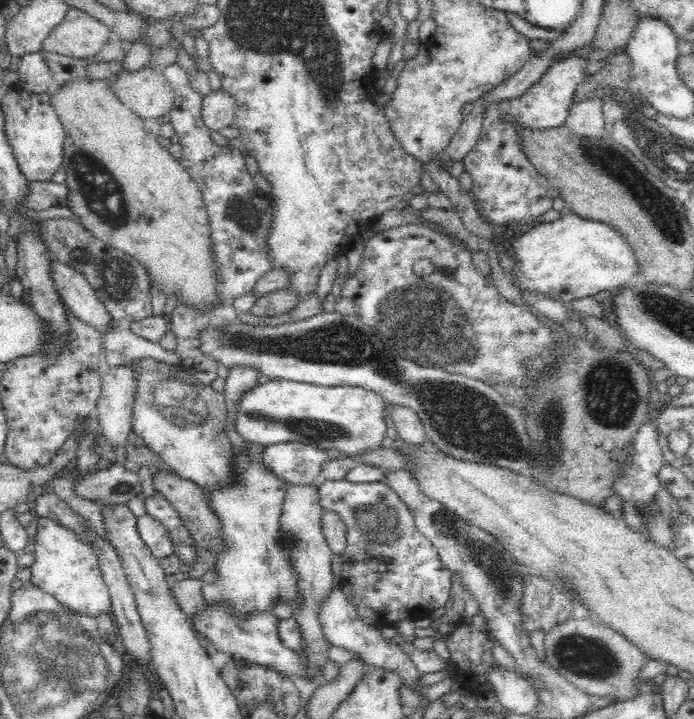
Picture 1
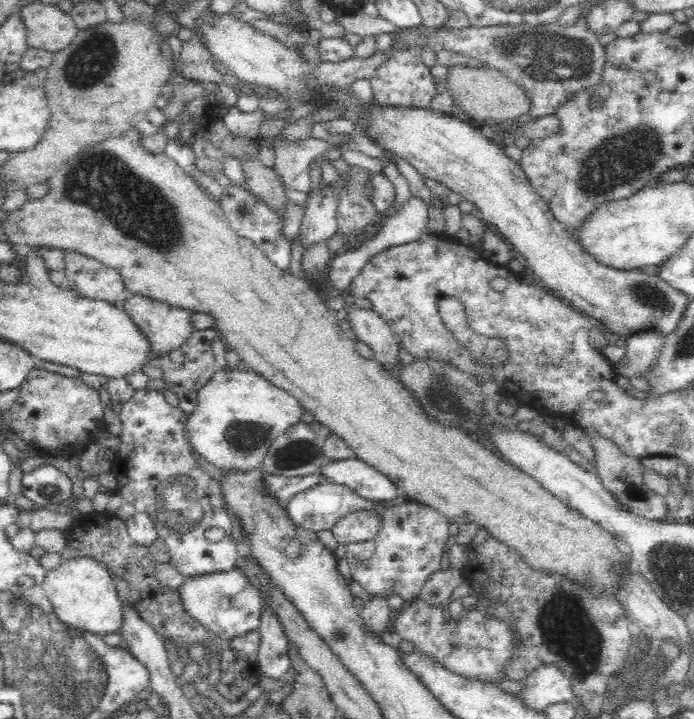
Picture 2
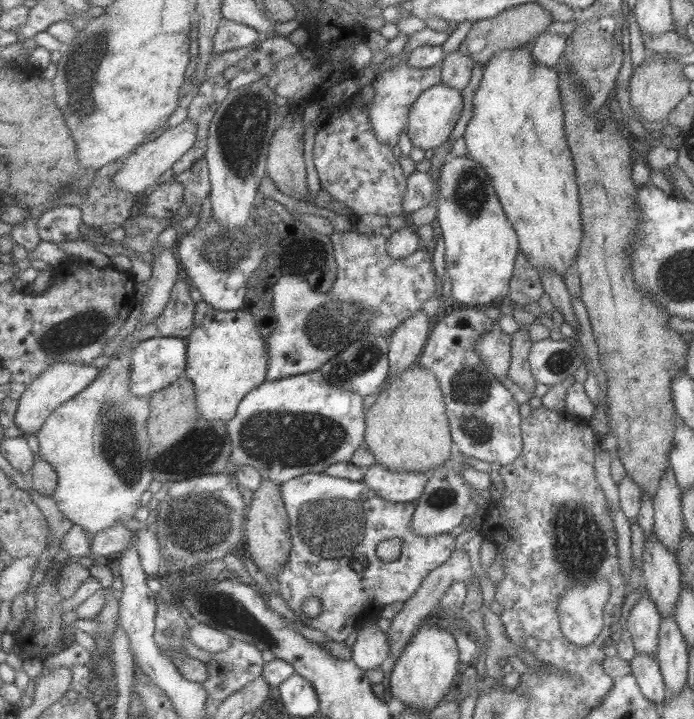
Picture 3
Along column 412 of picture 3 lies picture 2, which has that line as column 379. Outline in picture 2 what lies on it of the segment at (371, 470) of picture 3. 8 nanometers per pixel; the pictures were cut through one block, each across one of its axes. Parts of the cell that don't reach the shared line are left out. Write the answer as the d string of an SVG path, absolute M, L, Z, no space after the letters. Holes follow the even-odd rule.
M353 456L344 460L328 460L320 464L322 481L344 485L362 498L381 503L397 502L403 493L385 474Z

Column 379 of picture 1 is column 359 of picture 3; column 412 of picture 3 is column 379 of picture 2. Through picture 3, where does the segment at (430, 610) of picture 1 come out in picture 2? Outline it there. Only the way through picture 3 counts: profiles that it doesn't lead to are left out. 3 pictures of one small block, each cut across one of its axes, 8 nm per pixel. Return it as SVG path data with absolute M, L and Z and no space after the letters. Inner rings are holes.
M324 480L294 494L284 507L294 524L314 532L331 529L342 517L354 510L379 513L381 529L377 542L368 544L364 560L348 559L351 578L370 595L388 598L390 594L398 594L406 602L413 601L421 594L428 578L441 568L444 544L450 535L450 522L431 506L414 500L394 503L371 501L358 496L347 486Z

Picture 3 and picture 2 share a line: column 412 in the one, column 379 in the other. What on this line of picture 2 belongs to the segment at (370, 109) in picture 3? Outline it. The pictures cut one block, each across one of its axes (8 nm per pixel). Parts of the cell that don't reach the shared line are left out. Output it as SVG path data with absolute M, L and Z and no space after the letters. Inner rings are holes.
M402 45L375 70L369 80L375 104L388 108L430 109L432 96L438 94L438 82L434 82L430 70L420 60L414 46Z

